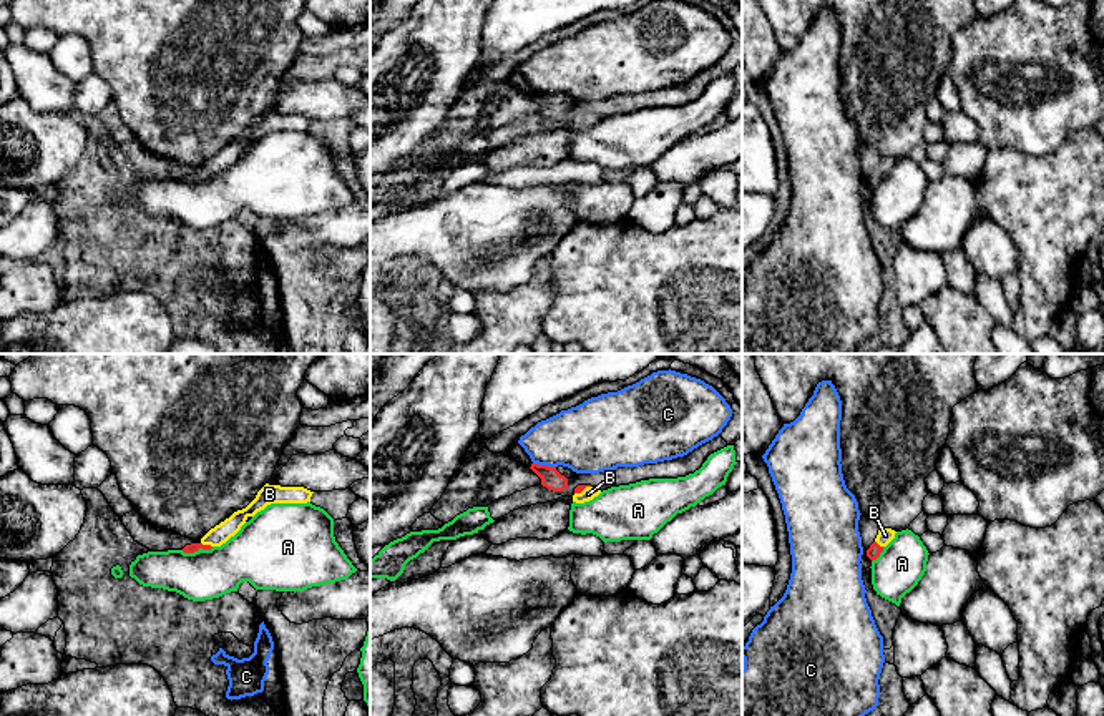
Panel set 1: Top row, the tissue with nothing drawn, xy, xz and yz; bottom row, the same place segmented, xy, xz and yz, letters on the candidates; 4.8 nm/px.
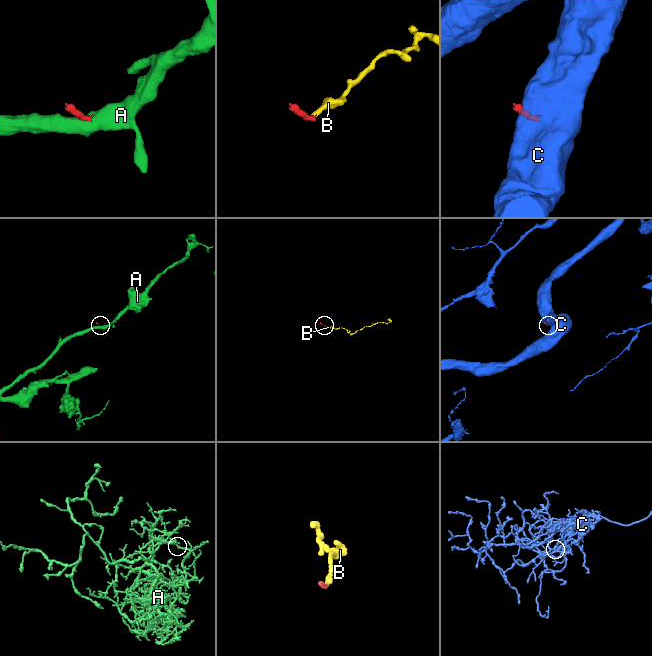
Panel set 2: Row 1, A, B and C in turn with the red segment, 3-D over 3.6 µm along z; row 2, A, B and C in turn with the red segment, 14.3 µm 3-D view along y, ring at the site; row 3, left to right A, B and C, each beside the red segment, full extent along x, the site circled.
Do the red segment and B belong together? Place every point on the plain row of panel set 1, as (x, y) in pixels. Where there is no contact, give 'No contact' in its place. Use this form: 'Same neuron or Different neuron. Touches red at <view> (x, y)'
Same neuron. Touches red at xy (206, 173)

